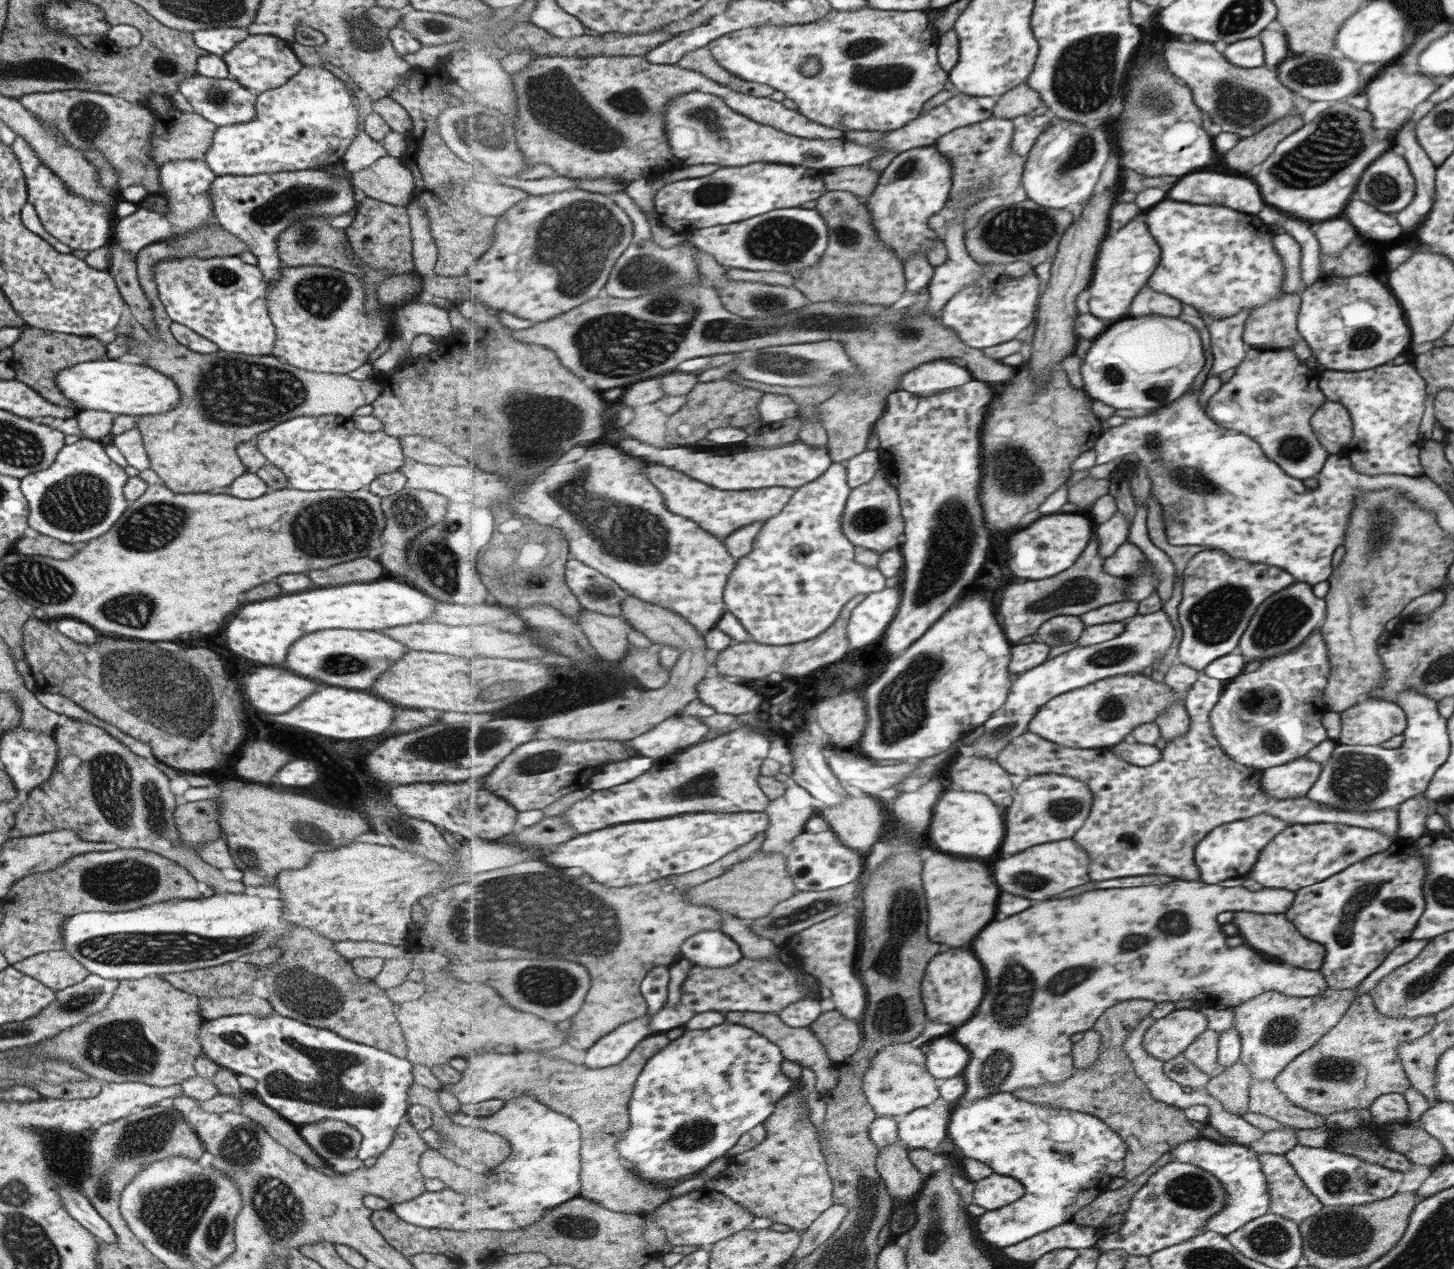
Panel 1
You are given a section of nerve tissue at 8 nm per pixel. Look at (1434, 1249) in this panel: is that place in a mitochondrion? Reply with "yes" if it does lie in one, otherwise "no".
yes

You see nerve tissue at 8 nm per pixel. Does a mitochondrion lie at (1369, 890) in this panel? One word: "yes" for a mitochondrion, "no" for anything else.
yes

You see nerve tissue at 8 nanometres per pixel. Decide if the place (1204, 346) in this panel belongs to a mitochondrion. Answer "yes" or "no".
no

